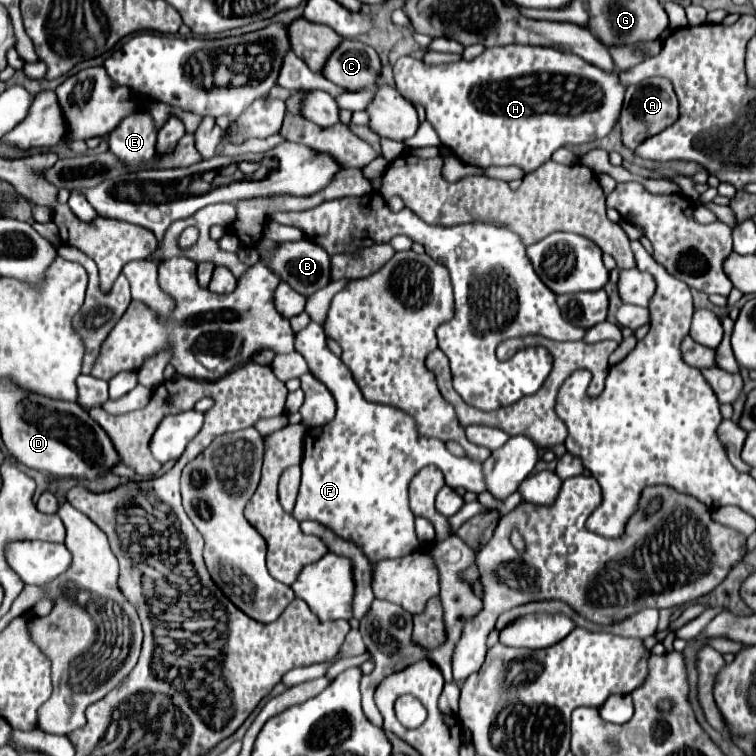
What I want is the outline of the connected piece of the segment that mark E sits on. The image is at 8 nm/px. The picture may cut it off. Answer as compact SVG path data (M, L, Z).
M135 113L109 133L109 151L129 169L147 165L155 157L155 127L147 113Z

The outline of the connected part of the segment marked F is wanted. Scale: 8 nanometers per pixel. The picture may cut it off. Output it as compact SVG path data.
M311 321L297 333L295 349L305 357L311 373L325 383L337 403L333 421L325 427L309 429L303 439L303 477L293 509L297 521L311 519L327 525L339 537L355 541L371 563L377 563L419 549L407 489L423 467L437 465L453 489L487 491L481 461L451 455L443 441L419 435L411 415L391 405L367 401L353 381L351 371L327 349L327 337L319 323Z

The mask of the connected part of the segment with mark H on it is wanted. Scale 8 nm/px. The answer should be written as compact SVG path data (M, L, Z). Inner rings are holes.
M505 45L505 47L489 47L485 49L479 57L465 61L459 59L457 63L447 63L447 65L427 65L421 59L415 57L401 57L395 63L395 83L397 83L397 91L409 99L409 101L417 101L425 107L427 111L427 121L433 125L433 129L437 131L441 143L445 147L449 147L461 161L469 163L469 165L479 165L479 167L503 167L503 165L517 165L521 167L525 173L535 171L541 163L545 163L559 147L567 147L567 145L579 145L579 143L587 143L593 139L601 139L605 137L613 125L619 119L619 111L621 111L621 103L623 103L623 95L625 95L625 87L619 83L617 73L607 73L603 69L597 69L595 65L583 61L577 55L569 55L569 53L561 53L557 49L551 47L533 47L533 45Z

